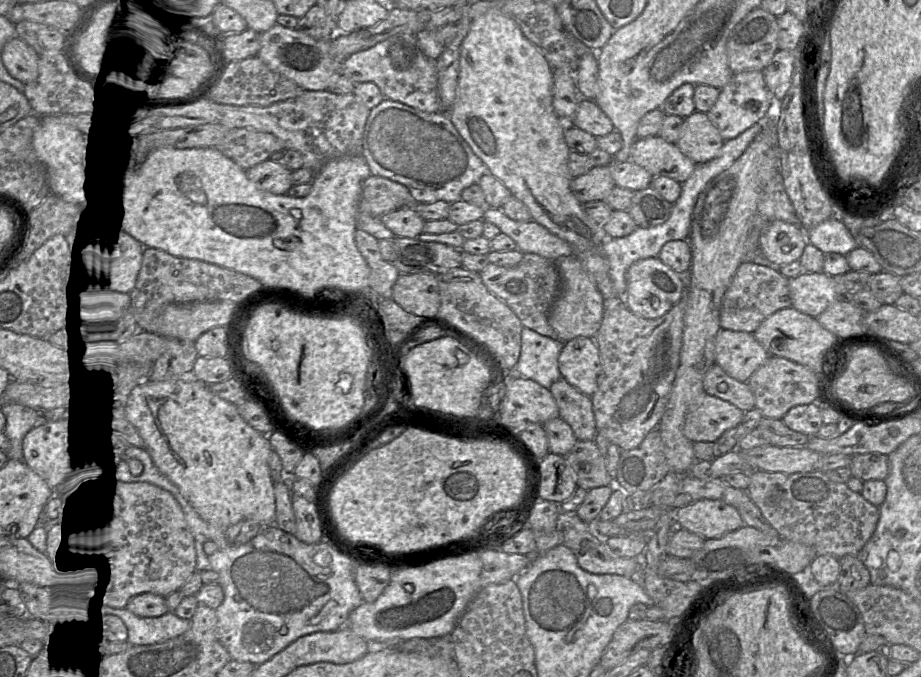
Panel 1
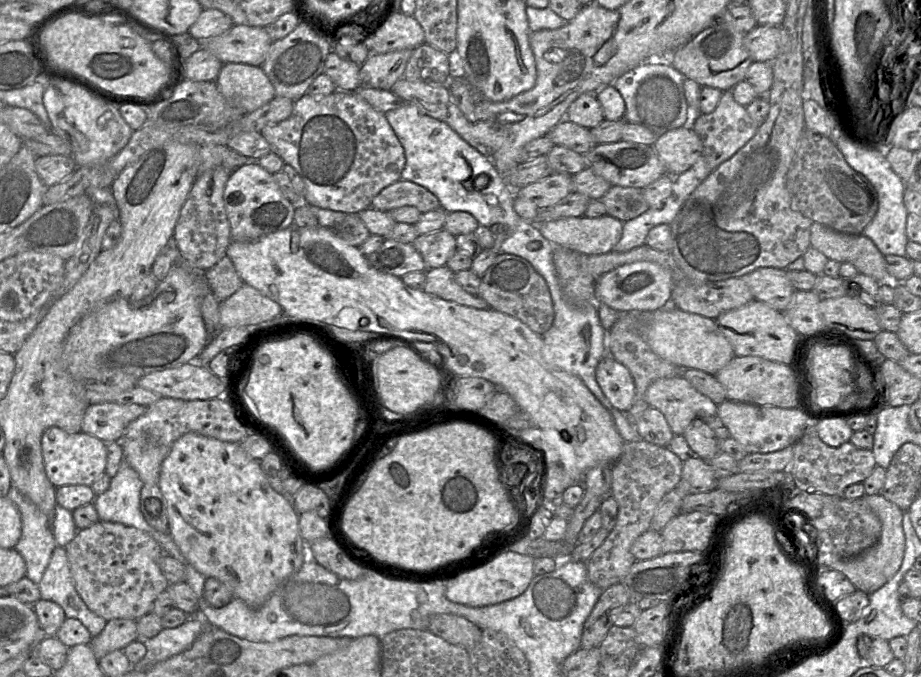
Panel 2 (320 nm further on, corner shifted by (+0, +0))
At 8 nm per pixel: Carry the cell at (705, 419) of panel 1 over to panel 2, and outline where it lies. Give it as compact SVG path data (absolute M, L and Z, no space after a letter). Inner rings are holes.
M681 374L652 382L645 400L664 415L675 435L683 435L695 419L706 420L717 415L718 405L697 391Z

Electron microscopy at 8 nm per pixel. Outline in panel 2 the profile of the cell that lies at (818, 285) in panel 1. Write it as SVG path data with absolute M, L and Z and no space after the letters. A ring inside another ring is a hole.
M758 268L741 278L755 300L764 302L780 312L788 308L795 292L787 277L787 269Z

